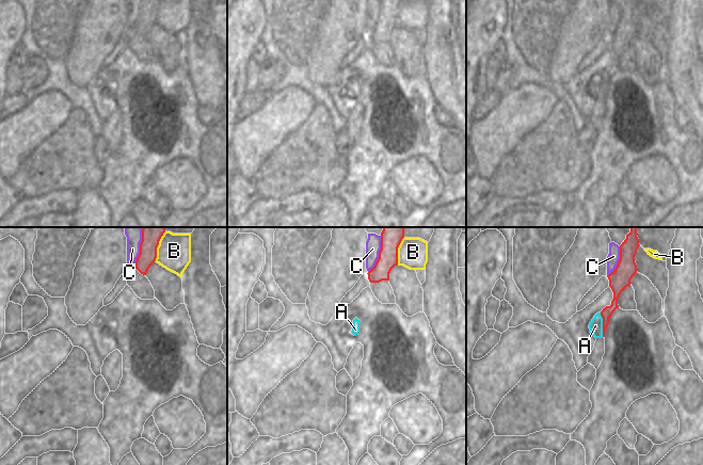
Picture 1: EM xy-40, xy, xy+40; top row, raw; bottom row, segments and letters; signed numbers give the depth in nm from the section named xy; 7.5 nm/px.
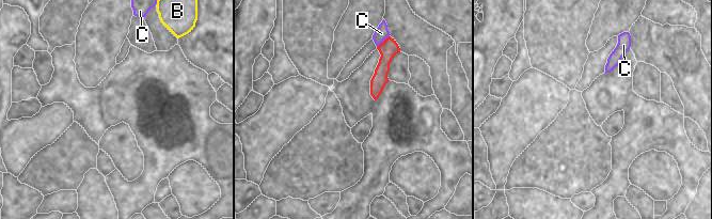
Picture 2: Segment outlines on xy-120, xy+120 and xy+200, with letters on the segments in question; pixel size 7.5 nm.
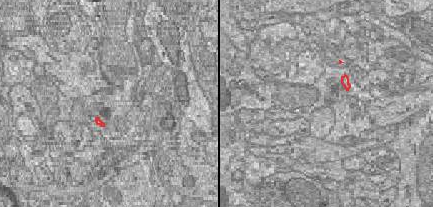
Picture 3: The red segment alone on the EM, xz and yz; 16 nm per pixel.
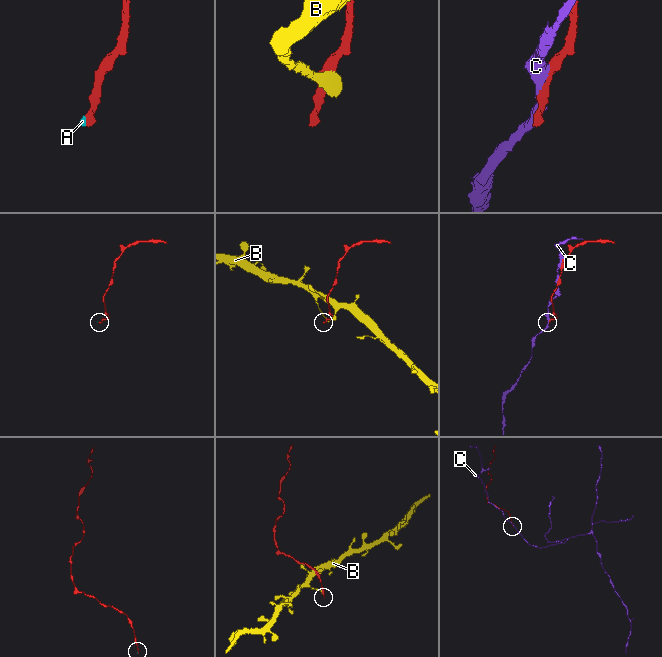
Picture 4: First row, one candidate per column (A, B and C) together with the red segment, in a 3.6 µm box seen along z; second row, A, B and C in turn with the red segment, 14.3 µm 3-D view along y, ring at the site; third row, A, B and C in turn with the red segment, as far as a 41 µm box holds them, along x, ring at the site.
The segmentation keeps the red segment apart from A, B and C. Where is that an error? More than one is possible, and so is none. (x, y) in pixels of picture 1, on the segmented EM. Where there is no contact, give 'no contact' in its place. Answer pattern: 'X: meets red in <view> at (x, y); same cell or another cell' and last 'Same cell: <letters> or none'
A: meets red in xy+40 at (603, 324); another cell
B: meets red in xy-40 at (157, 246); another cell
C: meets red in xy-40 at (140, 246); another cell
Same cell: none

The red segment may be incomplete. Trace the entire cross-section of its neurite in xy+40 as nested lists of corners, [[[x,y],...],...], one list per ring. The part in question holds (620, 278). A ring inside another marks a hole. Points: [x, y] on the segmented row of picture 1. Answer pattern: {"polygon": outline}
{"polygon": [[[630,227],[630,232],[626,235],[626,239],[620,245],[620,260],[616,269],[607,276],[609,279],[609,287],[613,292],[613,299],[611,305],[606,306],[601,311],[603,318],[603,337],[605,337],[607,331],[609,318],[613,311],[619,308],[618,299],[620,294],[630,285],[630,279],[637,273],[635,256],[639,245],[637,227]]]}

